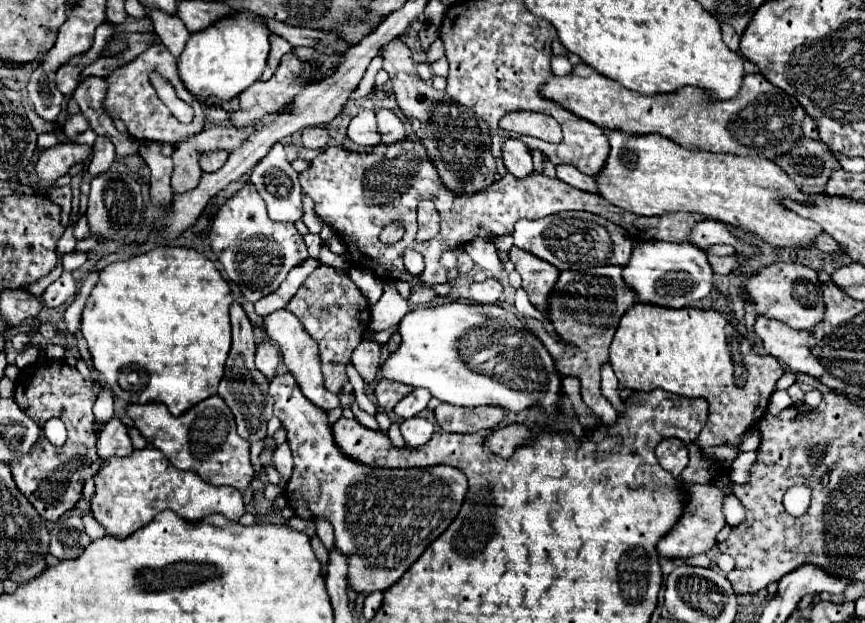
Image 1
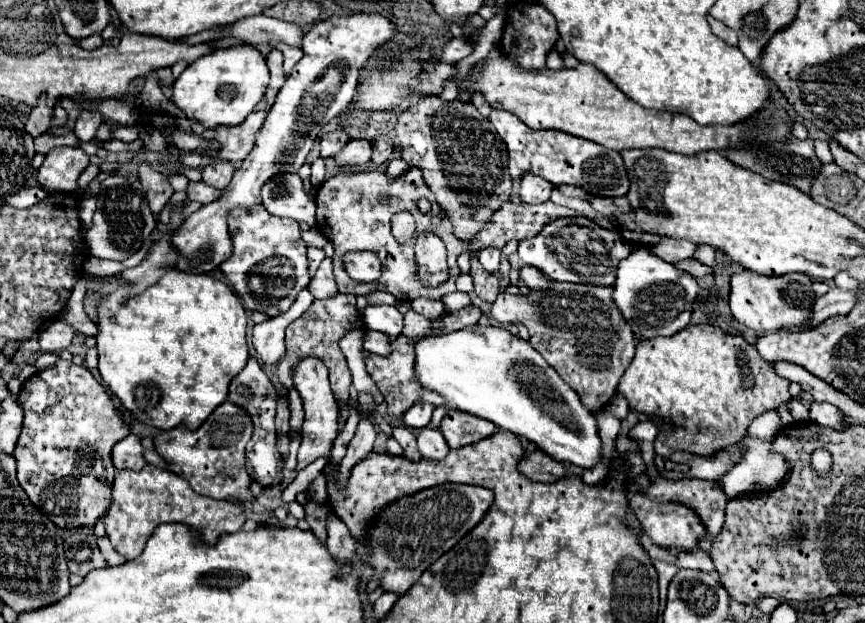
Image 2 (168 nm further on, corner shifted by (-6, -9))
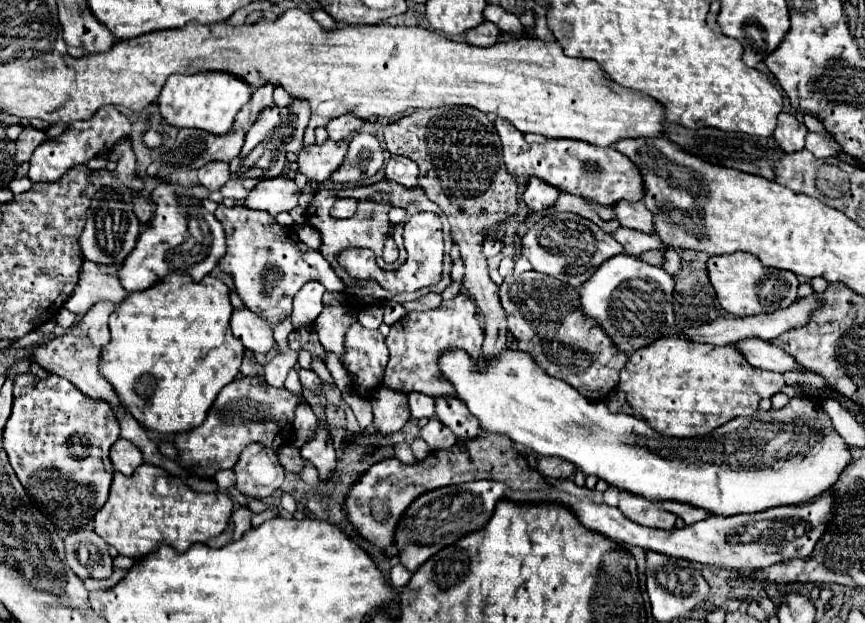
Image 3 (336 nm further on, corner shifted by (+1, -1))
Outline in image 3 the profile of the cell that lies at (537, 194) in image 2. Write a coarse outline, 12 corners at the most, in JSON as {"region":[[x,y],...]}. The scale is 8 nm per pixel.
{"region":[[530,177],[522,199],[530,211],[554,205],[558,193]]}

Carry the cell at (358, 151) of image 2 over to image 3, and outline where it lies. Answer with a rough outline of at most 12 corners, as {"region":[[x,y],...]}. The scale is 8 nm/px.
{"region":[[348,141],[298,155],[298,171],[322,183],[344,163]]}

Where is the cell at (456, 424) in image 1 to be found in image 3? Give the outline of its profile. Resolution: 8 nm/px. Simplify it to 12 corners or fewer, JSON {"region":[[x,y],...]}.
{"region":[[458,397],[436,399],[436,417],[458,441],[478,437],[480,423]]}

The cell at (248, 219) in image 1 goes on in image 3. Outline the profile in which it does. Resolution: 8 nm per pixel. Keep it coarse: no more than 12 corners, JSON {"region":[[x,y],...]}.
{"region":[[218,205],[218,267],[270,325],[306,281],[344,291],[320,251],[268,211]]}

